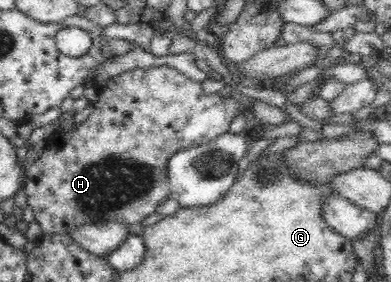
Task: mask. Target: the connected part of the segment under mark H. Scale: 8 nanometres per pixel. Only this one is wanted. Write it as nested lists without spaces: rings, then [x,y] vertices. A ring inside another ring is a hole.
[[[153,66],[150,68],[133,68],[132,70],[121,72],[118,76],[109,78],[101,86],[98,101],[93,105],[92,113],[80,124],[74,124],[71,130],[56,130],[46,141],[45,149],[34,164],[28,166],[26,171],[25,192],[28,195],[28,206],[32,209],[36,223],[42,228],[43,235],[70,235],[79,227],[86,224],[120,222],[127,226],[142,223],[142,221],[157,212],[157,209],[166,200],[169,200],[170,185],[168,178],[168,164],[170,157],[178,150],[190,148],[200,144],[206,144],[214,140],[217,136],[228,132],[228,126],[234,116],[244,109],[246,105],[240,105],[235,99],[227,99],[222,95],[205,94],[202,83],[193,81],[177,68],[169,66]]]

